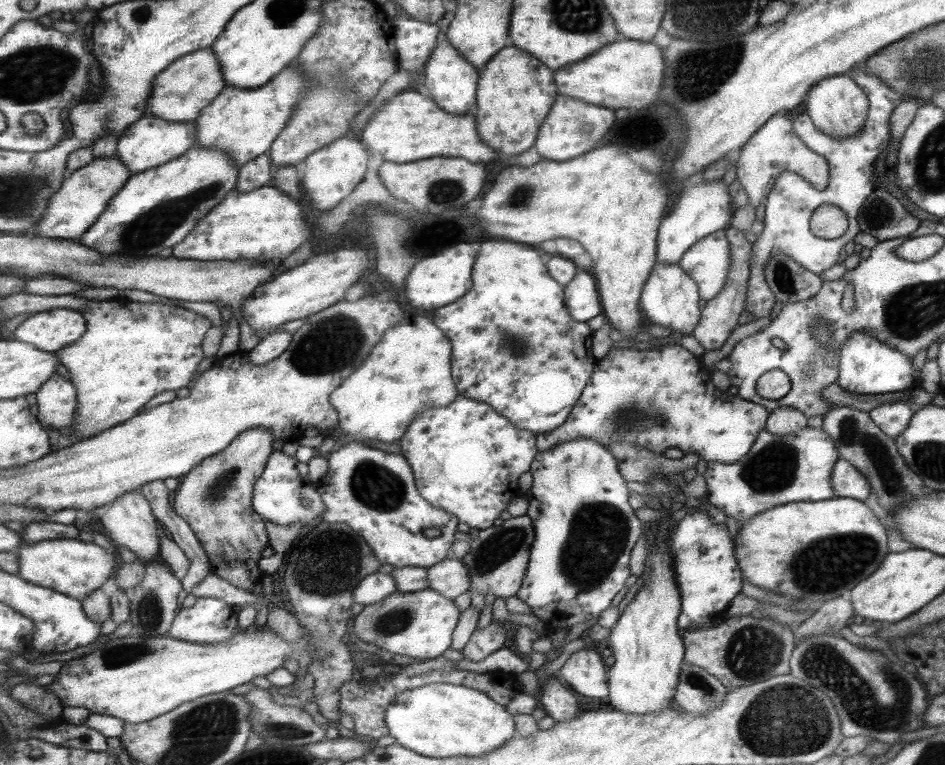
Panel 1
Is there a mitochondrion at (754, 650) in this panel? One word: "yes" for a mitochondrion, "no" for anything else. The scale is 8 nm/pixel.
yes

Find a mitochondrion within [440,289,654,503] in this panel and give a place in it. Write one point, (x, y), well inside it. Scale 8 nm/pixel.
(512, 341)

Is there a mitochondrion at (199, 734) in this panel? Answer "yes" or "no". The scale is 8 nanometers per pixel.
yes

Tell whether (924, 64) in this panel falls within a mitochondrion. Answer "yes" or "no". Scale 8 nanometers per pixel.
yes

